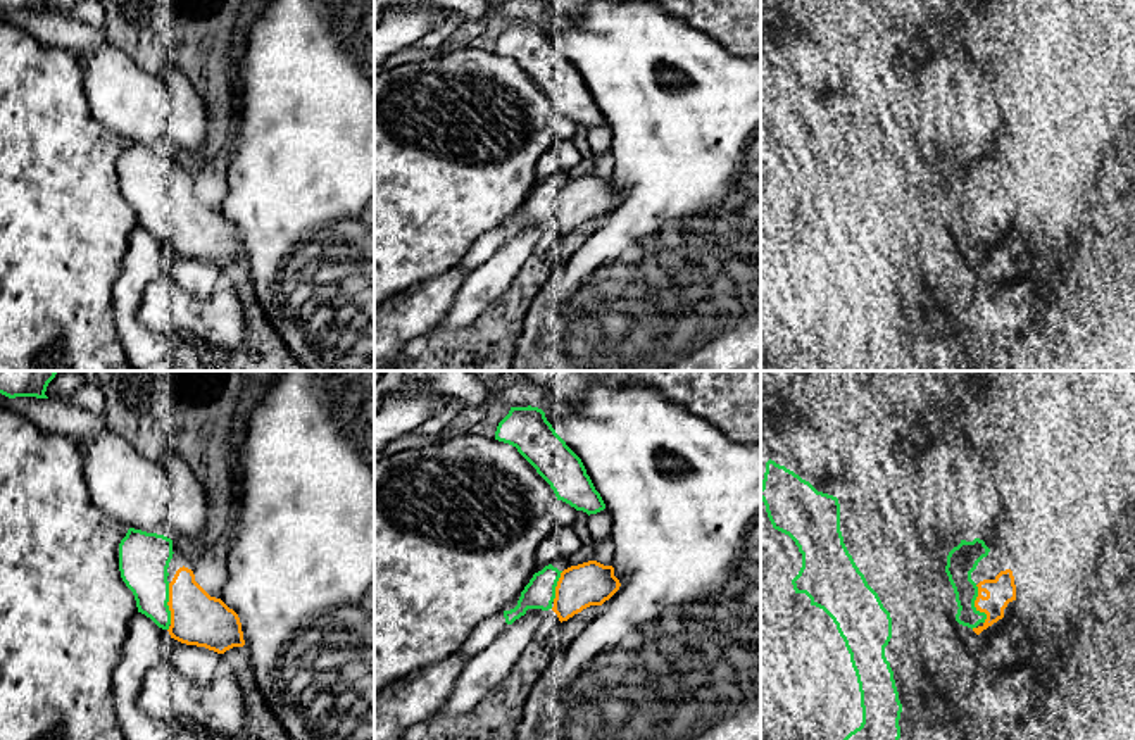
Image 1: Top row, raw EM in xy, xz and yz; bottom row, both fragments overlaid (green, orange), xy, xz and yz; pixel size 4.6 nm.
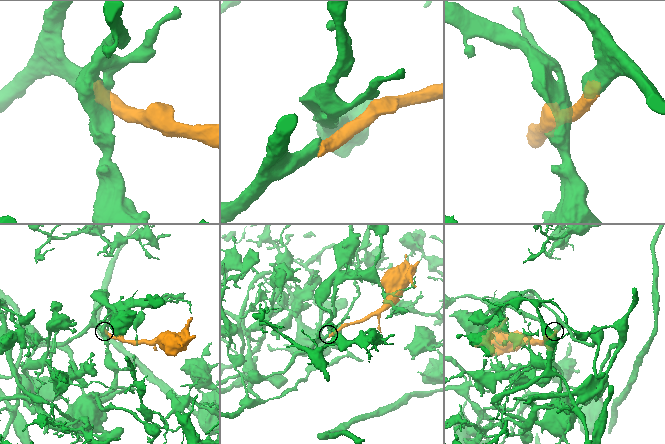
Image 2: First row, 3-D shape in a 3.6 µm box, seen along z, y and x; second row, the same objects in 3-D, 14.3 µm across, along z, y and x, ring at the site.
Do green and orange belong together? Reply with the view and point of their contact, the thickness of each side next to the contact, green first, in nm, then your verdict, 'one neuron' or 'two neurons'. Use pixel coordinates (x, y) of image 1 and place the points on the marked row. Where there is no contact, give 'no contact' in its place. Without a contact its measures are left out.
contact yz (973, 606); calibres 140 and 130 nm; one neuron

